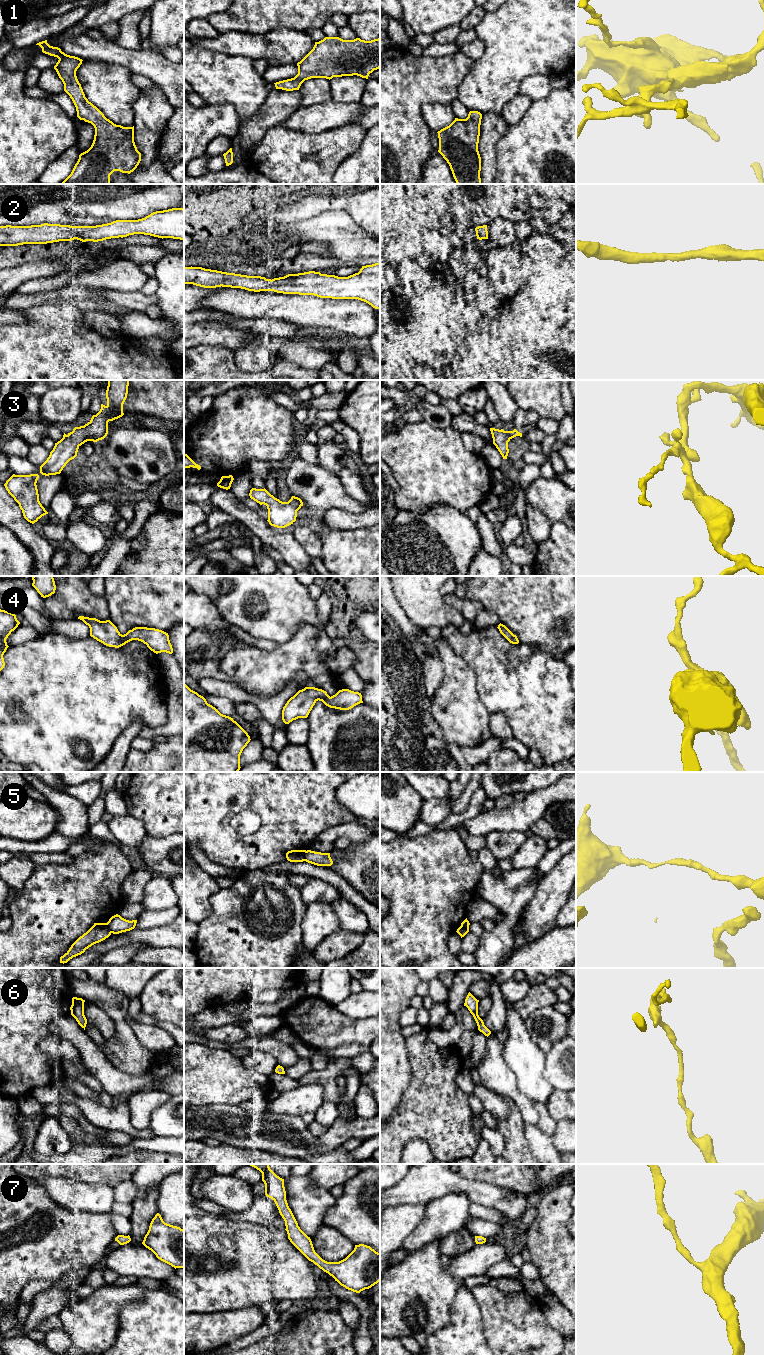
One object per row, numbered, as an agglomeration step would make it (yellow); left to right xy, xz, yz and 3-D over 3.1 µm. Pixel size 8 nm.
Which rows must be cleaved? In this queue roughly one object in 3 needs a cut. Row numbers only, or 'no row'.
5

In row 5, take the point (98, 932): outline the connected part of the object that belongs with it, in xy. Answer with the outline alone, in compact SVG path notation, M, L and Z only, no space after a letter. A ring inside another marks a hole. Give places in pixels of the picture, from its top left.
M94 923L94 925L82 936L80 936L60 957L60 963L67 963L73 957L81 955L92 945L99 943L111 935L111 931L106 923Z

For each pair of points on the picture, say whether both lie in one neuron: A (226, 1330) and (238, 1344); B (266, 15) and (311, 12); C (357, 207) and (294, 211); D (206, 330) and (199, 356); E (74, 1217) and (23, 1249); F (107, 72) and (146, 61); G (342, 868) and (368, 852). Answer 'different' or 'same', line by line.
A: different
B: same
C: same
D: different
E: same
F: different
G: same

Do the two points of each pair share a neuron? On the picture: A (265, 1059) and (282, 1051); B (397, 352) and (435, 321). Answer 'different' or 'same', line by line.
A: different
B: different

